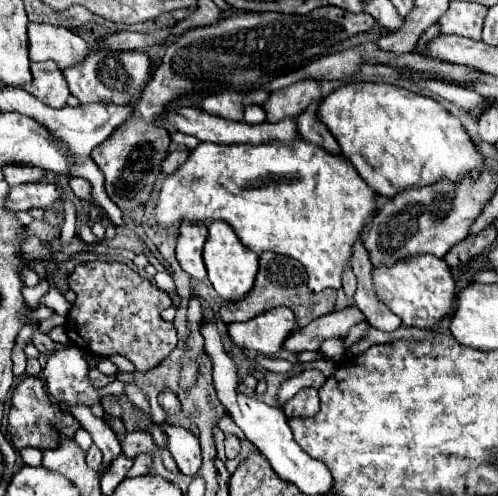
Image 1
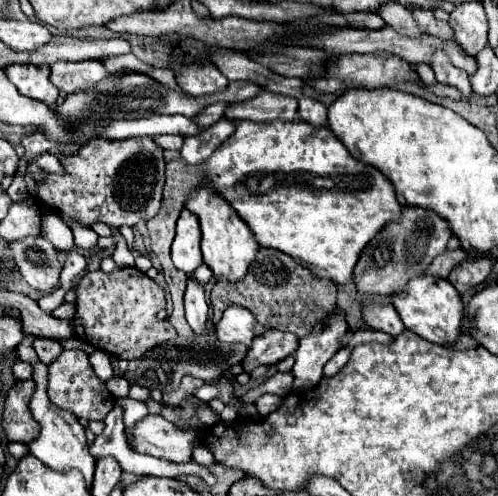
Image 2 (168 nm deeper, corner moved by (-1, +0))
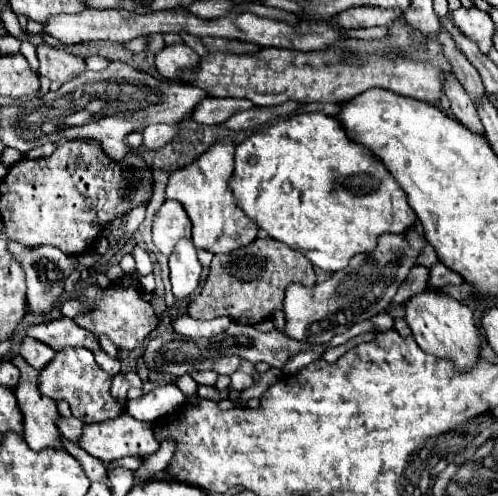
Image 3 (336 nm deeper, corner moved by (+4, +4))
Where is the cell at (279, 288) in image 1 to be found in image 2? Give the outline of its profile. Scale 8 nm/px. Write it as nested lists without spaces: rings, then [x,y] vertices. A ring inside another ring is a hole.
[[[261,247],[255,255],[253,265],[249,267],[245,279],[239,283],[229,283],[225,279],[217,279],[217,285],[211,291],[213,303],[213,321],[217,323],[223,317],[223,311],[229,305],[239,305],[249,309],[259,323],[269,323],[279,331],[289,331],[299,337],[311,333],[311,327],[317,319],[331,315],[337,307],[337,285],[329,279],[317,279],[311,271],[299,265],[293,257],[277,251]]]

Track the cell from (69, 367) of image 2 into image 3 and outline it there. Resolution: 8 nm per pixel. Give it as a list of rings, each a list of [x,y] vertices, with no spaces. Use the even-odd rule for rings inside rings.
[[[68,347],[66,351],[58,351],[54,359],[40,371],[38,377],[40,393],[54,401],[58,399],[68,401],[72,415],[78,417],[82,423],[102,423],[122,415],[124,407],[110,395],[110,385],[112,377],[106,375],[106,371],[102,371],[96,365],[94,355],[78,347]]]

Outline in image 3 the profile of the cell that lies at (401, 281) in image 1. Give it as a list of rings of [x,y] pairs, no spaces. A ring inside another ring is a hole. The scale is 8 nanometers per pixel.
[[[422,291],[414,295],[414,299],[410,299],[404,307],[404,319],[410,325],[412,335],[422,351],[452,361],[456,371],[468,371],[478,361],[482,349],[482,335],[474,323],[472,309],[468,309],[464,303],[446,295],[438,295],[434,291]]]

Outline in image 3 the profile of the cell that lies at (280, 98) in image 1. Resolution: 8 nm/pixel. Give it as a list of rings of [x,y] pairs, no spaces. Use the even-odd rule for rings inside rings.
[[[206,97],[202,103],[198,103],[198,107],[194,109],[194,115],[190,115],[190,119],[196,123],[204,123],[204,125],[220,125],[220,123],[228,121],[234,113],[246,111],[252,107],[256,107],[256,105],[252,105],[248,99]]]

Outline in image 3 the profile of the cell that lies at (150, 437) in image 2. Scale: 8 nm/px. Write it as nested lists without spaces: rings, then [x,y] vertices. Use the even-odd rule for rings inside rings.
[[[122,413],[120,417],[106,421],[106,423],[94,423],[94,425],[84,425],[82,435],[78,439],[78,445],[90,453],[96,459],[102,459],[104,463],[110,463],[114,459],[120,457],[128,457],[128,455],[138,455],[138,457],[146,457],[152,455],[154,451],[158,451],[158,441],[152,433],[152,425],[138,421],[134,417],[130,417],[128,413]]]

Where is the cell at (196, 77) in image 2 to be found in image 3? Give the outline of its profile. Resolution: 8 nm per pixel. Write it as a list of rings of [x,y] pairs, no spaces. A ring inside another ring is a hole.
[[[184,43],[166,45],[154,57],[156,71],[170,81],[178,79],[178,73],[180,73],[182,67],[190,67],[190,69],[198,67],[198,61],[200,61],[200,55]]]

